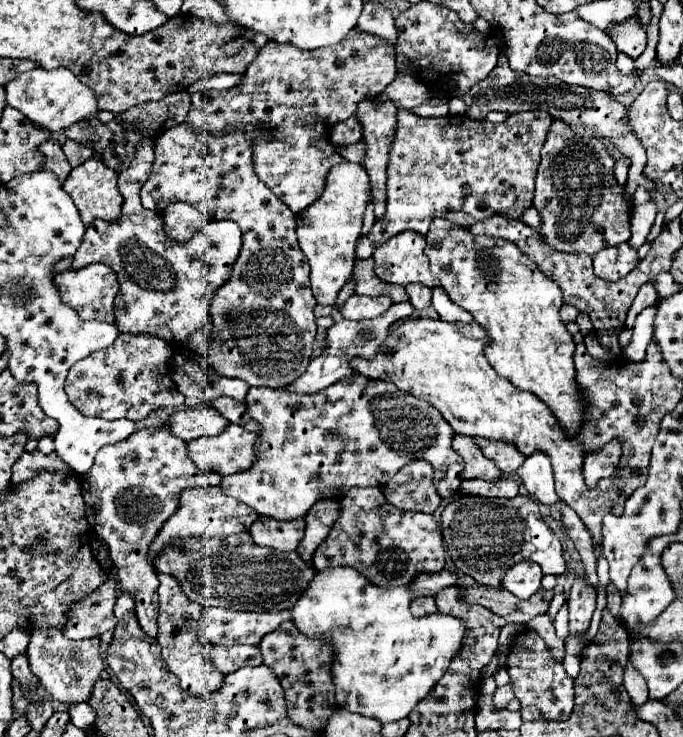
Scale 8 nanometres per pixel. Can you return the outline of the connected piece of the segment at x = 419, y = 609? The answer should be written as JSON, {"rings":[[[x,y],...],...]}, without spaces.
{"rings":[[[419,597],[411,603],[411,611],[417,615],[429,615],[431,611],[437,611],[435,597]]]}

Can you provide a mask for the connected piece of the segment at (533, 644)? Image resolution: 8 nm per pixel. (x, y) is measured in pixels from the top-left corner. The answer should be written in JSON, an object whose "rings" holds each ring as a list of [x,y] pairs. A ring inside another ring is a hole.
{"rings":[[[525,631],[521,645],[513,645],[507,661],[507,671],[511,675],[511,683],[515,687],[515,697],[521,701],[521,717],[523,721],[537,719],[567,719],[573,707],[573,679],[563,671],[563,665],[549,657],[547,645],[535,631]]]}

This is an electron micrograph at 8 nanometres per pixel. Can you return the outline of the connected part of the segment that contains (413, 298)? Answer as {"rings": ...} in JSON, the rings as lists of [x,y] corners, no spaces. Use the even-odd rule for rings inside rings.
{"rings":[[[409,283],[409,285],[405,285],[405,291],[415,309],[421,311],[431,305],[431,289],[429,287],[423,287],[421,283]]]}

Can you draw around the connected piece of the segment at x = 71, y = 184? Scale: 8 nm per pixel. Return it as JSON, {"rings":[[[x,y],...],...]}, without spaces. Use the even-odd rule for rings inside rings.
{"rings":[[[89,159],[83,165],[75,167],[67,181],[63,183],[63,187],[67,189],[67,193],[71,195],[75,207],[81,213],[81,219],[85,223],[85,227],[89,227],[95,219],[103,219],[103,221],[115,221],[121,213],[121,205],[123,205],[123,197],[117,189],[117,173],[111,171],[103,161],[99,159]]]}

